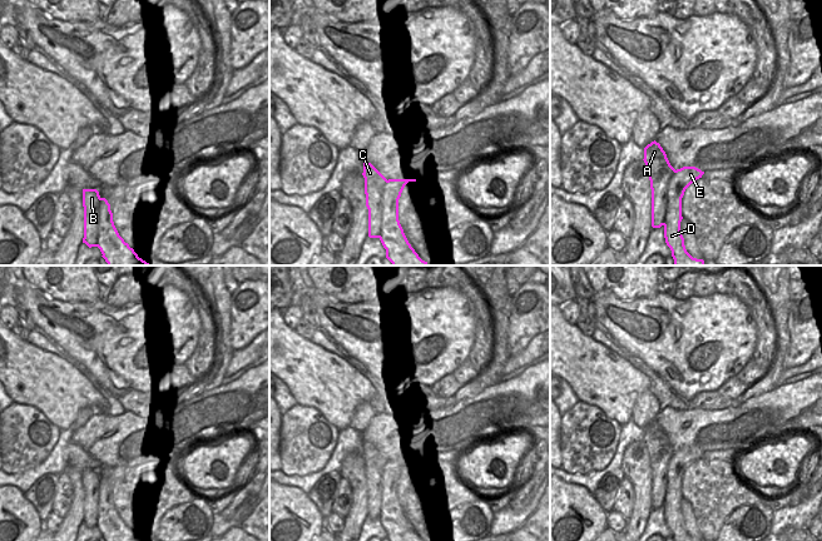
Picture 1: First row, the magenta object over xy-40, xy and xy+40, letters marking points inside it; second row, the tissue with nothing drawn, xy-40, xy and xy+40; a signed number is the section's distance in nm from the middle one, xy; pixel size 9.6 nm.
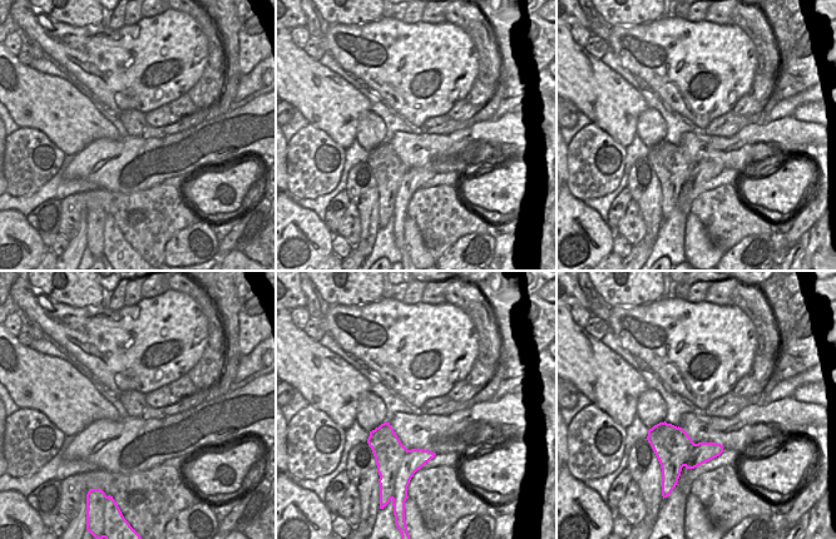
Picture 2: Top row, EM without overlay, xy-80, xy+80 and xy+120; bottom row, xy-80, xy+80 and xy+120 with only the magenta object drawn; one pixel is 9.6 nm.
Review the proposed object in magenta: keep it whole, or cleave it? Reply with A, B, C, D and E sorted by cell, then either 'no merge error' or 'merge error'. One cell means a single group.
A B C / D E; merge error

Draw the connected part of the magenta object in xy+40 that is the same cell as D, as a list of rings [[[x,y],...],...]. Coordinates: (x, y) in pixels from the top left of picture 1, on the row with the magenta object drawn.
[[[683,167],[677,169],[667,190],[669,203],[667,205],[667,215],[664,220],[664,238],[667,245],[672,250],[674,265],[704,265],[703,259],[693,258],[685,249],[684,238],[680,230],[682,198],[685,189],[702,178],[704,172],[695,167]]]

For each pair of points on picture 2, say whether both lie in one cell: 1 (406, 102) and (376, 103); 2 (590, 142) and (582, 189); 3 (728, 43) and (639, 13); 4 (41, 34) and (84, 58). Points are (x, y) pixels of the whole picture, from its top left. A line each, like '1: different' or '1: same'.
1: different
2: same
3: different
4: same

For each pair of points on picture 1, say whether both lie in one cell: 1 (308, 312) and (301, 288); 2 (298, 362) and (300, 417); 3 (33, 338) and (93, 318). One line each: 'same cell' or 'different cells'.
1: same cell
2: different cells
3: different cells

